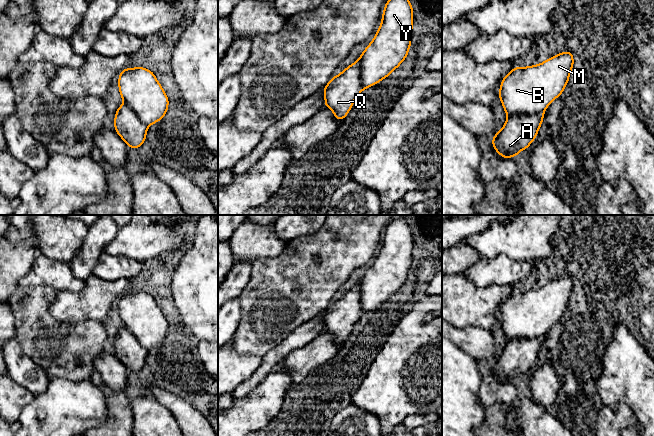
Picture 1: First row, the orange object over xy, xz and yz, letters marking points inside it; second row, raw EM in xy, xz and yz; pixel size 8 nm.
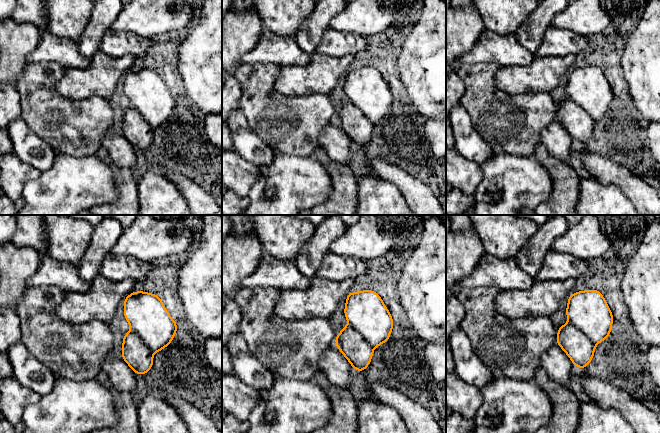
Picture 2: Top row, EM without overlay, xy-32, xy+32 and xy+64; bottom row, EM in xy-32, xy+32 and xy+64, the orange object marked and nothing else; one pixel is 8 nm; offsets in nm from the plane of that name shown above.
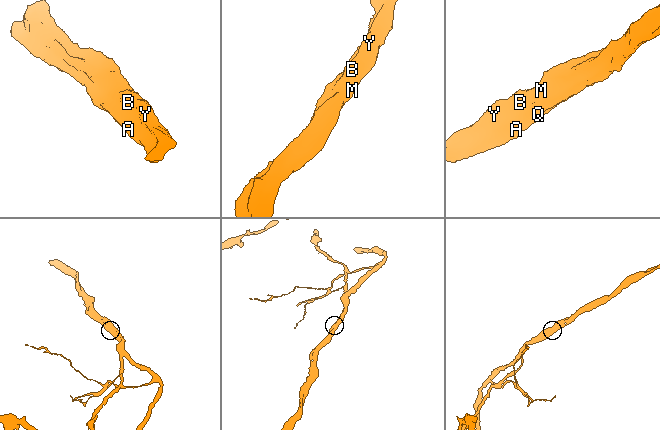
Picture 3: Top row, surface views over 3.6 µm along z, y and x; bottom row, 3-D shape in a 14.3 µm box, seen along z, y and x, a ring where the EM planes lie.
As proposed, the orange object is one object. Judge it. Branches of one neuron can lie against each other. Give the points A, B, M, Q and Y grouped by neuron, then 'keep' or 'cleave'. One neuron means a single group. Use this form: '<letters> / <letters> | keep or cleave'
A Q / B M Y | cleave

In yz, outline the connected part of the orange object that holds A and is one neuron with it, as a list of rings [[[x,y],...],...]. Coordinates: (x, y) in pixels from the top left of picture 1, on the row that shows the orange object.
[[[544,112],[508,116],[502,129],[491,138],[493,149],[505,159],[518,156],[538,135],[543,117]]]

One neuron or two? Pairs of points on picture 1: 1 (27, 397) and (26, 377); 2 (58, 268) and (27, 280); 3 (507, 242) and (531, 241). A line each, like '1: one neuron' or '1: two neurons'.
1: two neurons
2: one neuron
3: one neuron

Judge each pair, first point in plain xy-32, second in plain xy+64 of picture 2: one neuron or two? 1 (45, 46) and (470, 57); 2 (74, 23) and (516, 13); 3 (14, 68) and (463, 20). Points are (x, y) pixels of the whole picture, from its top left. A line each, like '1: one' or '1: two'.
1: one
2: one
3: one

